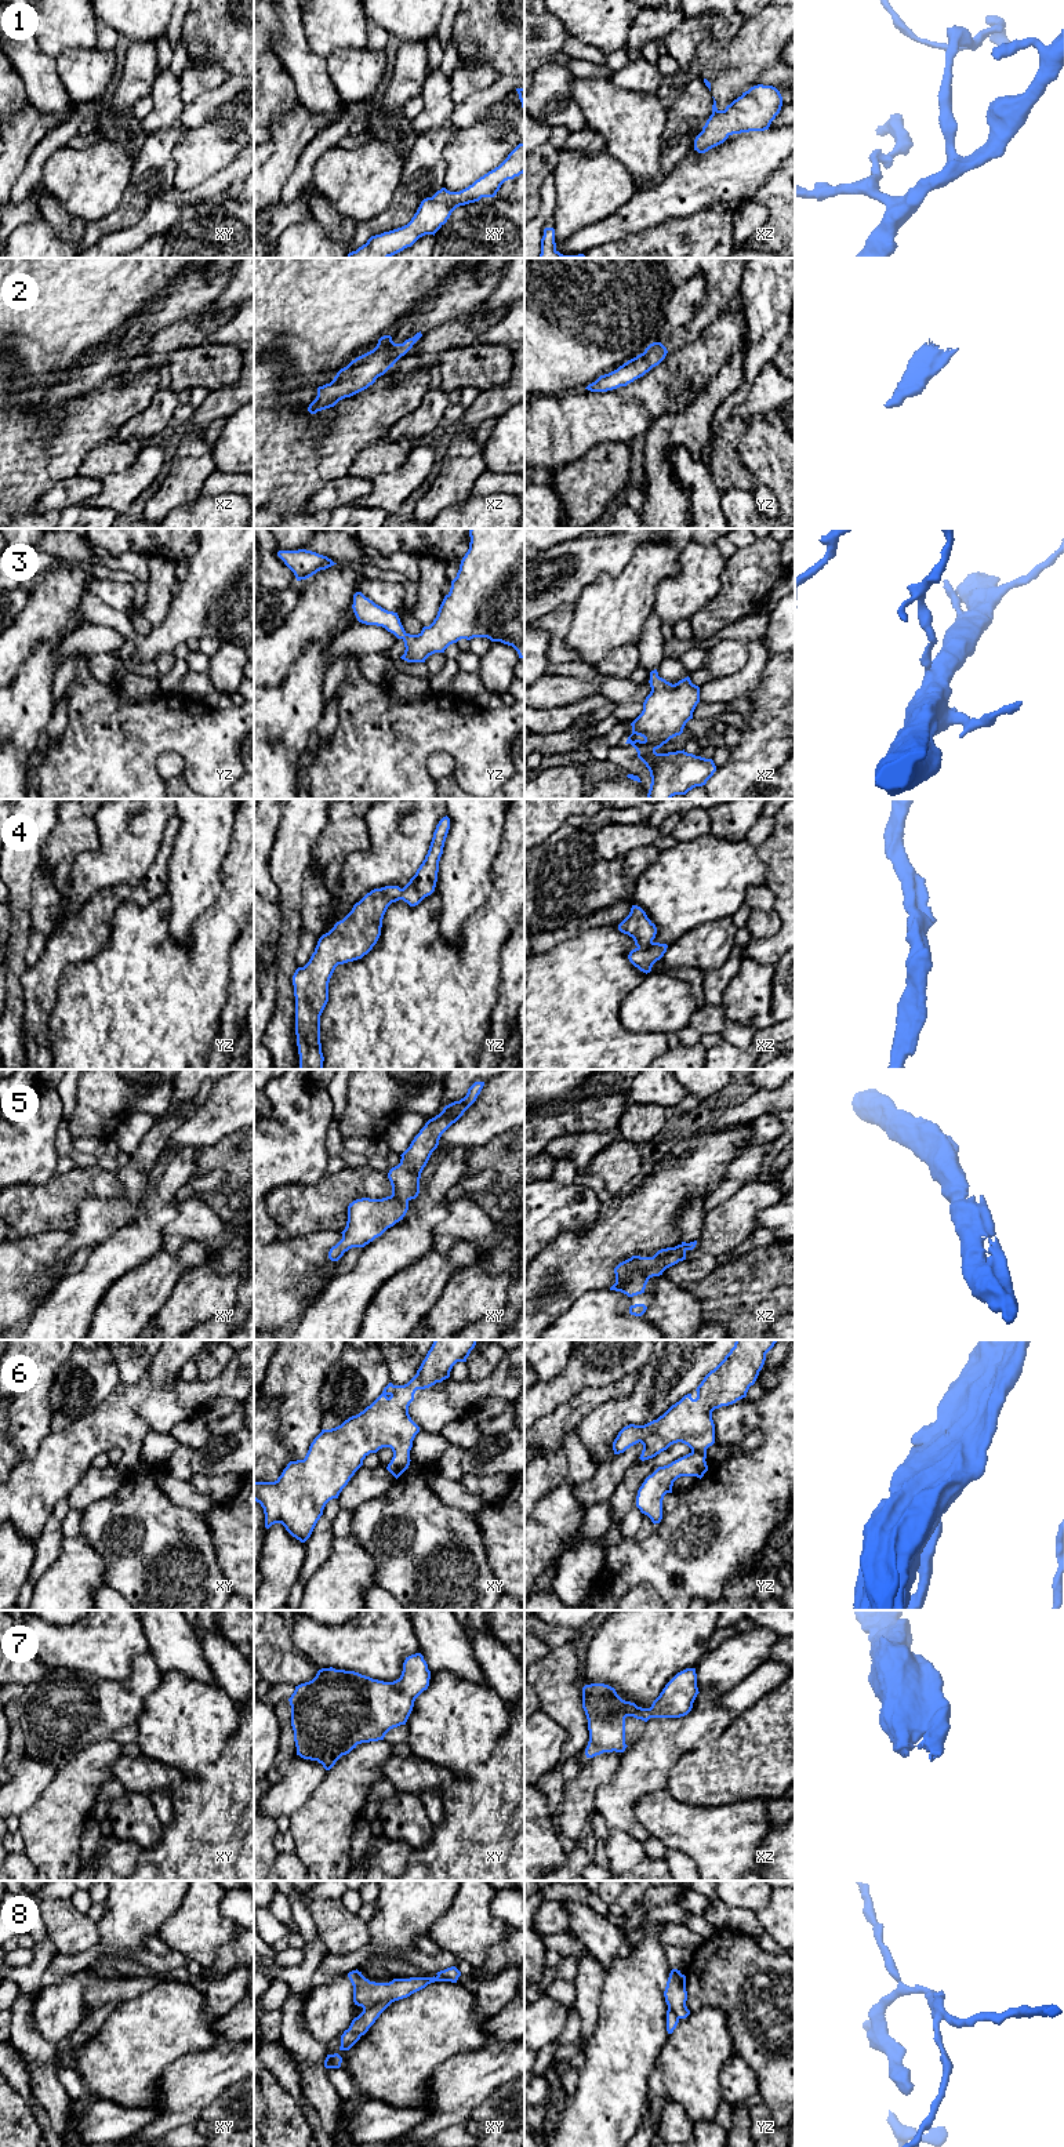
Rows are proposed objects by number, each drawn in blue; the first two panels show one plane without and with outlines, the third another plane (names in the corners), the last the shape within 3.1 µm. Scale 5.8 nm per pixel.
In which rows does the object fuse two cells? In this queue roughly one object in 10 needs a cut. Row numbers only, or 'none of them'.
none of them

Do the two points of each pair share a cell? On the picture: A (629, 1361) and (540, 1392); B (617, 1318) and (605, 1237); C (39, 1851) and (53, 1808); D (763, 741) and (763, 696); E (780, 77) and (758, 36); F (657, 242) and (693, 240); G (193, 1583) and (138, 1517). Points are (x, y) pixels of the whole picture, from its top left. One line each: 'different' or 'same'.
A: same
B: different
C: same
D: same
E: different
F: same
G: same

